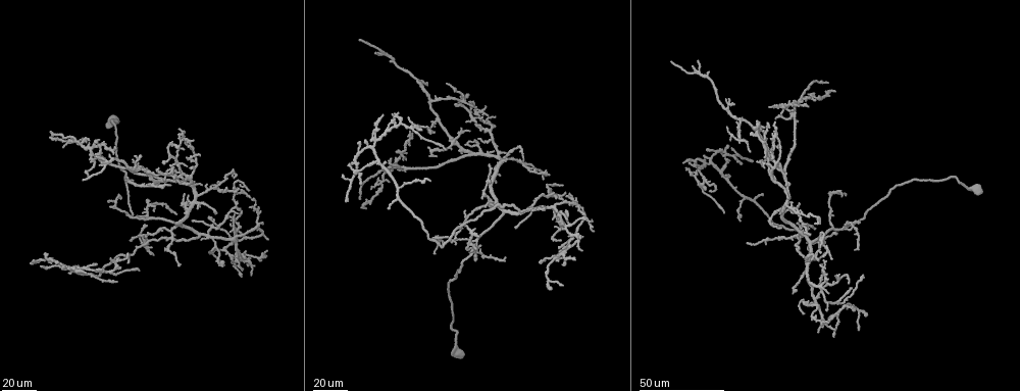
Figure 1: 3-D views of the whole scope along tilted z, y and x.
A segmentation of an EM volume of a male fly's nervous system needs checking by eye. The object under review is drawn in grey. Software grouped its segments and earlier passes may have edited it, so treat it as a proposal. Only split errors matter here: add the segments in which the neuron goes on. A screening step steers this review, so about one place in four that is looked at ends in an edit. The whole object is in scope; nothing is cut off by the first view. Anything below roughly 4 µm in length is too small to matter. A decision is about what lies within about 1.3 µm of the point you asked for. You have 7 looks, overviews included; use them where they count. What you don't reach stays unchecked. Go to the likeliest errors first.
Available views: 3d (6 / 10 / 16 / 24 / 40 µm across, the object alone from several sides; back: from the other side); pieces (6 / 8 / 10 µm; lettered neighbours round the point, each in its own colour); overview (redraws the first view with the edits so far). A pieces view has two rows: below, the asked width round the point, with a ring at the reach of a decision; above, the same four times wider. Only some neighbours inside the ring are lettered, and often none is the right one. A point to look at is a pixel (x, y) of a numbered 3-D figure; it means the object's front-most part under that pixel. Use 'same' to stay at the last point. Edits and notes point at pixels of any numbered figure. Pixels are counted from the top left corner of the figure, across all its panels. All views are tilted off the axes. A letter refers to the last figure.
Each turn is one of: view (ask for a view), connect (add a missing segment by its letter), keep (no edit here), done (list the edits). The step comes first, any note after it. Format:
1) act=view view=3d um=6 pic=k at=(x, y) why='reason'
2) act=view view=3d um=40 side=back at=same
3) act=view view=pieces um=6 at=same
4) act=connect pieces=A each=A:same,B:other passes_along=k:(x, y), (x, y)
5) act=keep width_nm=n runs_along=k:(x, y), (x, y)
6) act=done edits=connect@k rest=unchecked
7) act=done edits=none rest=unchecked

act=view view=3d um=40 pic=1 at=(83, 181) why='an open end'

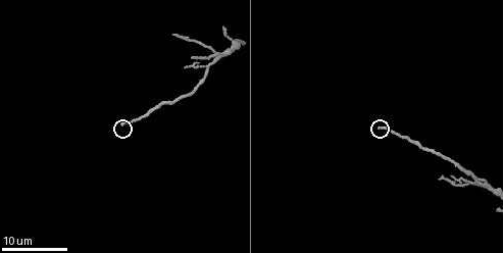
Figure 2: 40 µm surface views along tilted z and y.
act=view view=pieces um=8 pic=2 at=(379, 129)

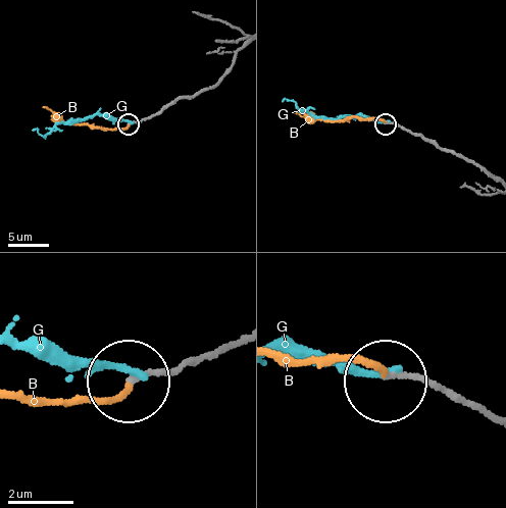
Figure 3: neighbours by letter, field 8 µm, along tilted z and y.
act=connect pieces=B each=B:same,G:other passes_along=3:(208, 352), (143, 370), (99, 399), (19, 401) found='the neuron continues'

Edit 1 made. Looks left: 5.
act=view view=overview

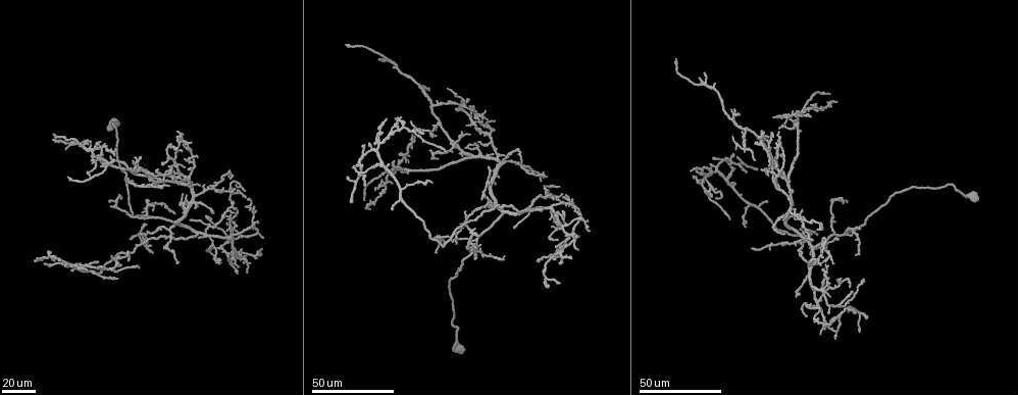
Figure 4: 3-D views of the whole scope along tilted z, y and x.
act=view view=3d um=24 pic=4 at=(859, 228) why='an open end'

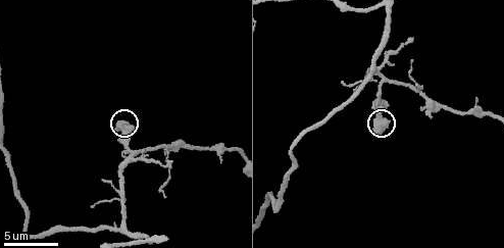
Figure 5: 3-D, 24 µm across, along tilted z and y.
act=view view=pieces um=8 pic=5 at=(380, 132) why='see the neighbours'

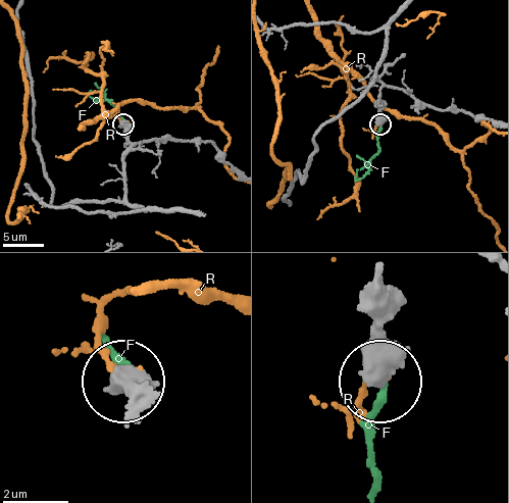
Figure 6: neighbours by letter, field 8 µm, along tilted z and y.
act=connect pieces=F each=F:same,R:other found='it goes on there'

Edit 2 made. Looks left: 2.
act=done edits=connect@3,connect@6 rest=unchecked

